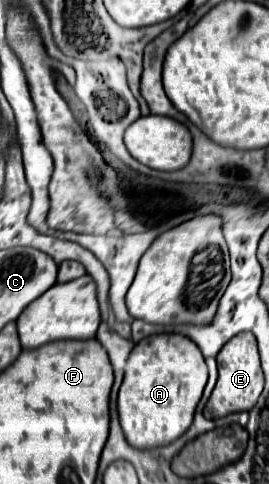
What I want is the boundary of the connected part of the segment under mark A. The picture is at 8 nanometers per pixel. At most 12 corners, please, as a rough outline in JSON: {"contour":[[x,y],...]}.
{"contour":[[182,334],[140,340],[118,392],[134,448],[190,428],[208,380]]}

